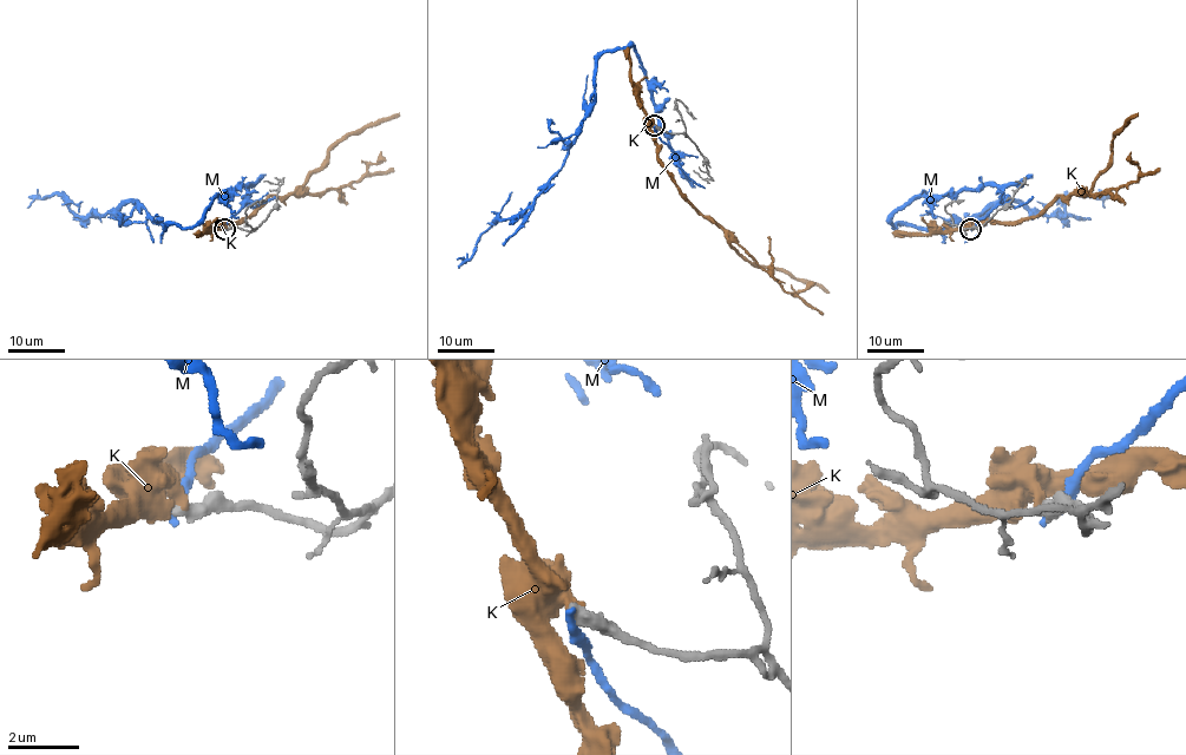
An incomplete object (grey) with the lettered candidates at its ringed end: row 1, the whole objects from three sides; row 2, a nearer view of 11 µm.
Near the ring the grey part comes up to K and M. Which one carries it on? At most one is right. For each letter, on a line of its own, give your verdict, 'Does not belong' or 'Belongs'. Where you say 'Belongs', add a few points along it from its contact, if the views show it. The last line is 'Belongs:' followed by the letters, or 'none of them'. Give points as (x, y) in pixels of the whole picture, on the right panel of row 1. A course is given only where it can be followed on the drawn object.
K: Does not belong
M: Does not belong
Belongs: none of them

